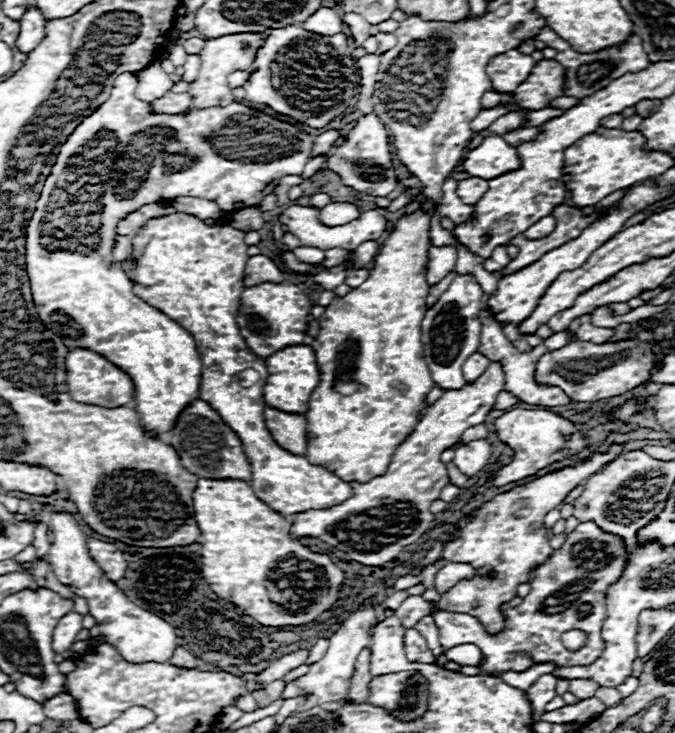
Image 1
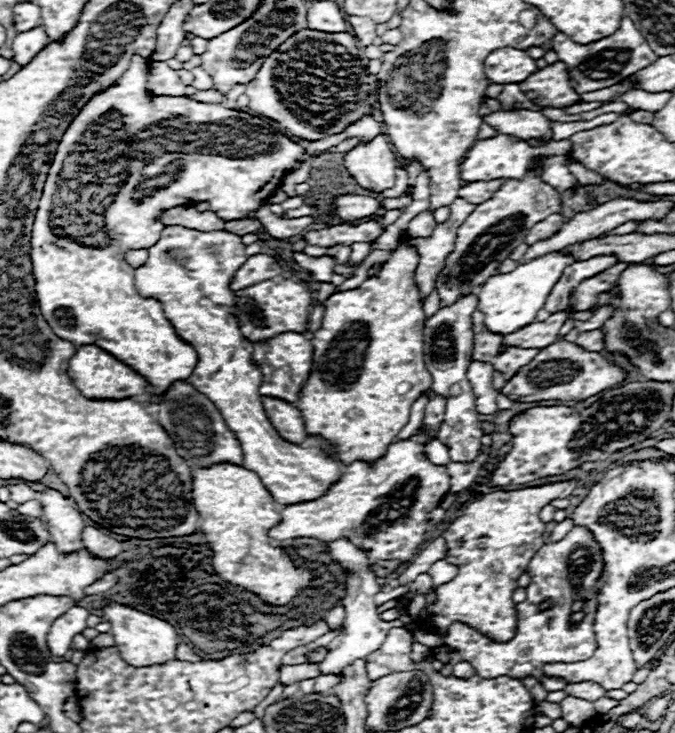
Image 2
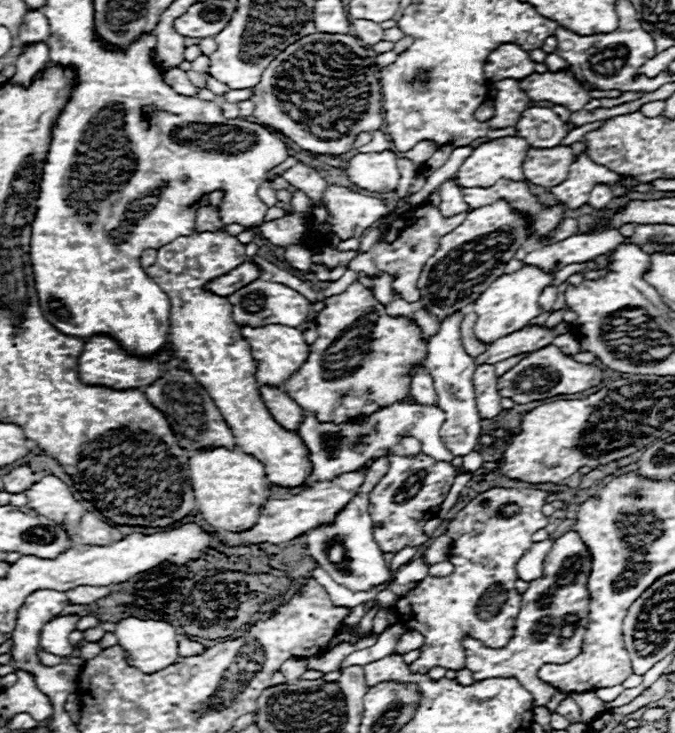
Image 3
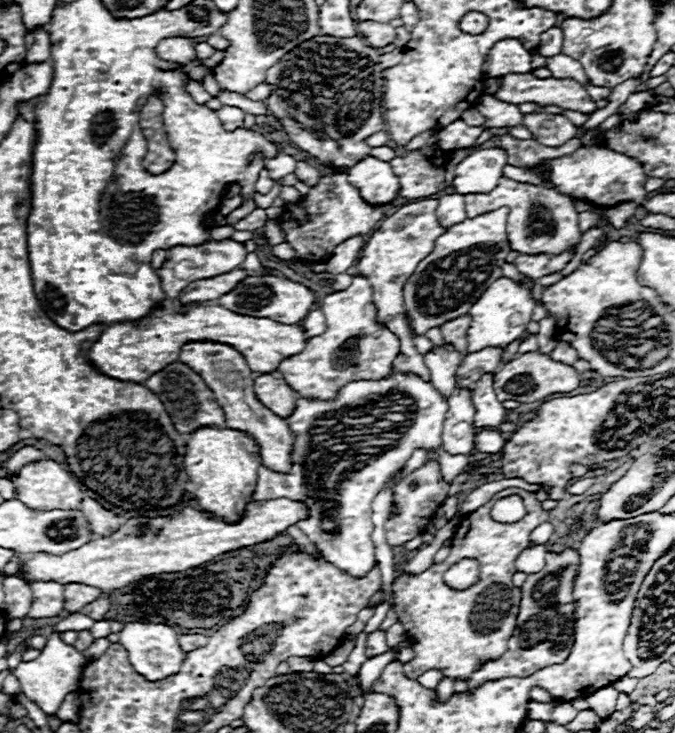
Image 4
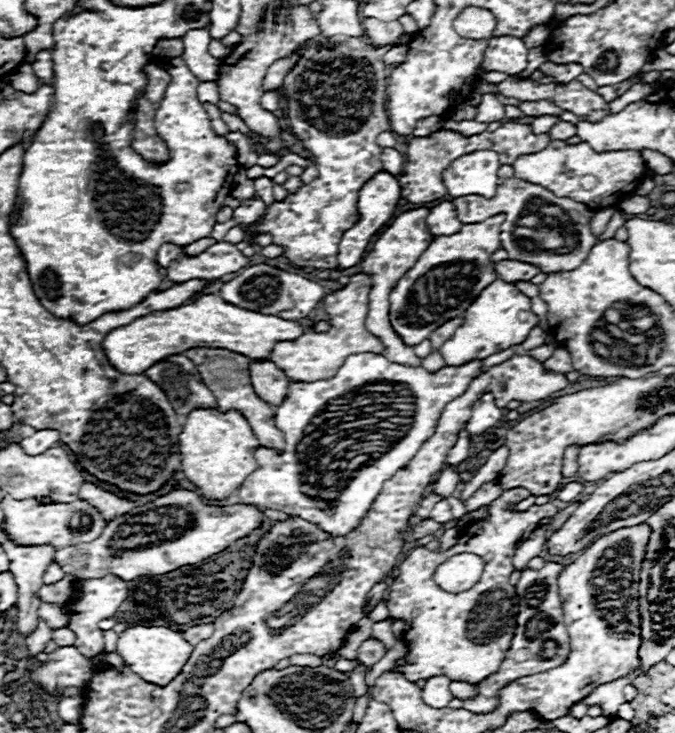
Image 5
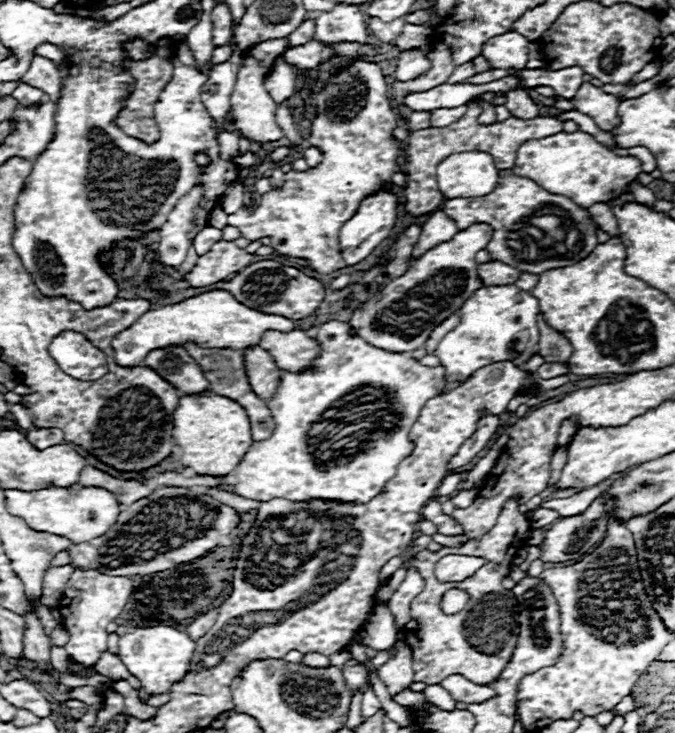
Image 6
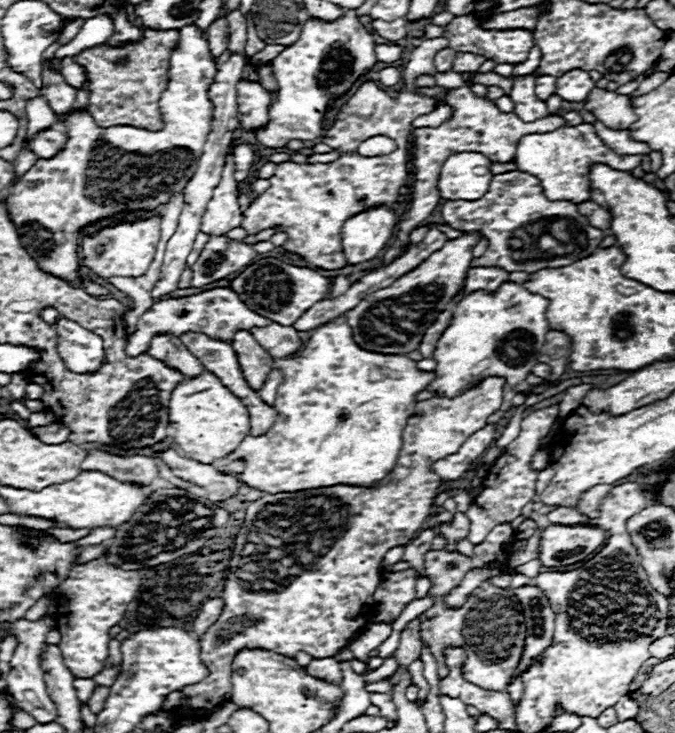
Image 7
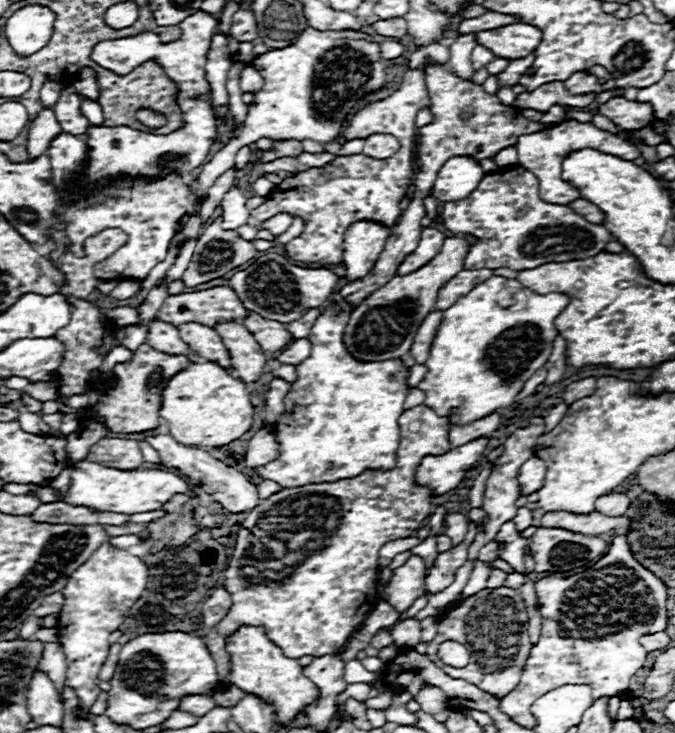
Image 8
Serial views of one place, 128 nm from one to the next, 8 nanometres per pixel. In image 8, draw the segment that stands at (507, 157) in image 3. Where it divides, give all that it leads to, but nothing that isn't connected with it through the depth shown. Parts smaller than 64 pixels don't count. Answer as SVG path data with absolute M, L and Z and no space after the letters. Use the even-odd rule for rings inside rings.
M452 156L438 172L432 188L432 196L442 202L454 202L468 198L478 182L484 178L484 170L472 156Z

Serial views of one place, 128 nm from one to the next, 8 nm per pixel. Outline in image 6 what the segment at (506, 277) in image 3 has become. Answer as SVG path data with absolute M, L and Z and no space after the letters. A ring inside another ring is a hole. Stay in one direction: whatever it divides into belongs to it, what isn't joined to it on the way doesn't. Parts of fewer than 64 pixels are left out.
M514 284L504 286L484 286L476 290L464 306L458 310L460 324L450 330L438 344L436 356L446 368L448 382L464 380L478 368L490 362L518 362L522 366L538 350L538 324L536 316L540 314L538 298L530 292L516 288Z

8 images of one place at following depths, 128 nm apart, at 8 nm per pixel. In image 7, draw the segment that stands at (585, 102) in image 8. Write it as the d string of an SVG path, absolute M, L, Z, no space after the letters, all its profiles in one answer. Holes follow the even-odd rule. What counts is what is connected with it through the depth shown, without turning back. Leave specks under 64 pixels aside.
M542 74L536 78L536 96L540 100L546 100L550 94L556 92L556 78L554 76L548 76L548 74Z

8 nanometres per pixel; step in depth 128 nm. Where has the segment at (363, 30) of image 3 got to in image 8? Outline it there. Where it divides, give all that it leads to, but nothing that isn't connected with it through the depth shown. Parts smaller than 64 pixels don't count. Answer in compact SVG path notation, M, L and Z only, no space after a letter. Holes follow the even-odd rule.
M404 18L378 20L372 26L380 36L388 36L388 38L402 38L406 34L406 20Z

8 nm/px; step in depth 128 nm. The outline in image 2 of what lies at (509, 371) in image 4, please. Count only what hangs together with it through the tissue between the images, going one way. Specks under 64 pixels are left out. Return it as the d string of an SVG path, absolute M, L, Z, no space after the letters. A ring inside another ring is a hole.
M554 342L540 350L540 354L524 366L512 380L508 380L502 388L510 400L518 402L538 402L538 400L586 400L596 396L616 384L624 382L628 372L614 362L608 362L600 352L588 352L572 342Z

